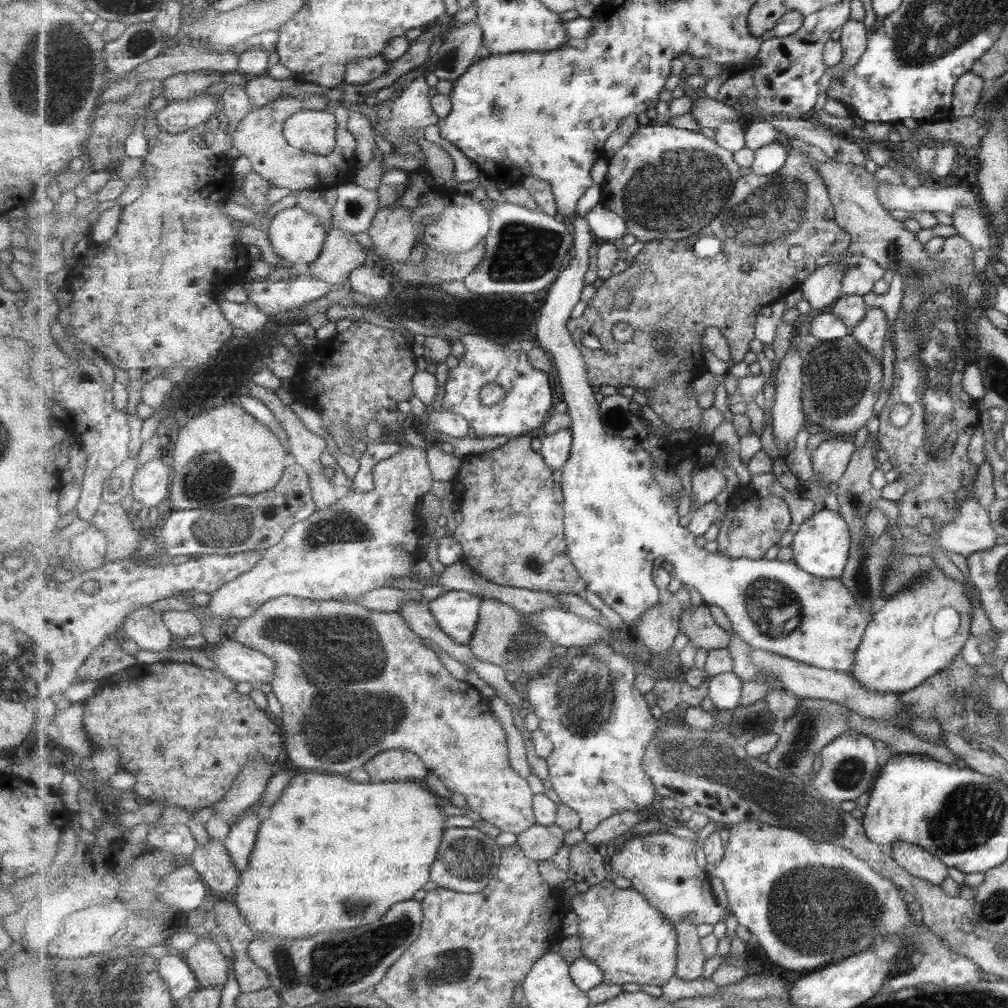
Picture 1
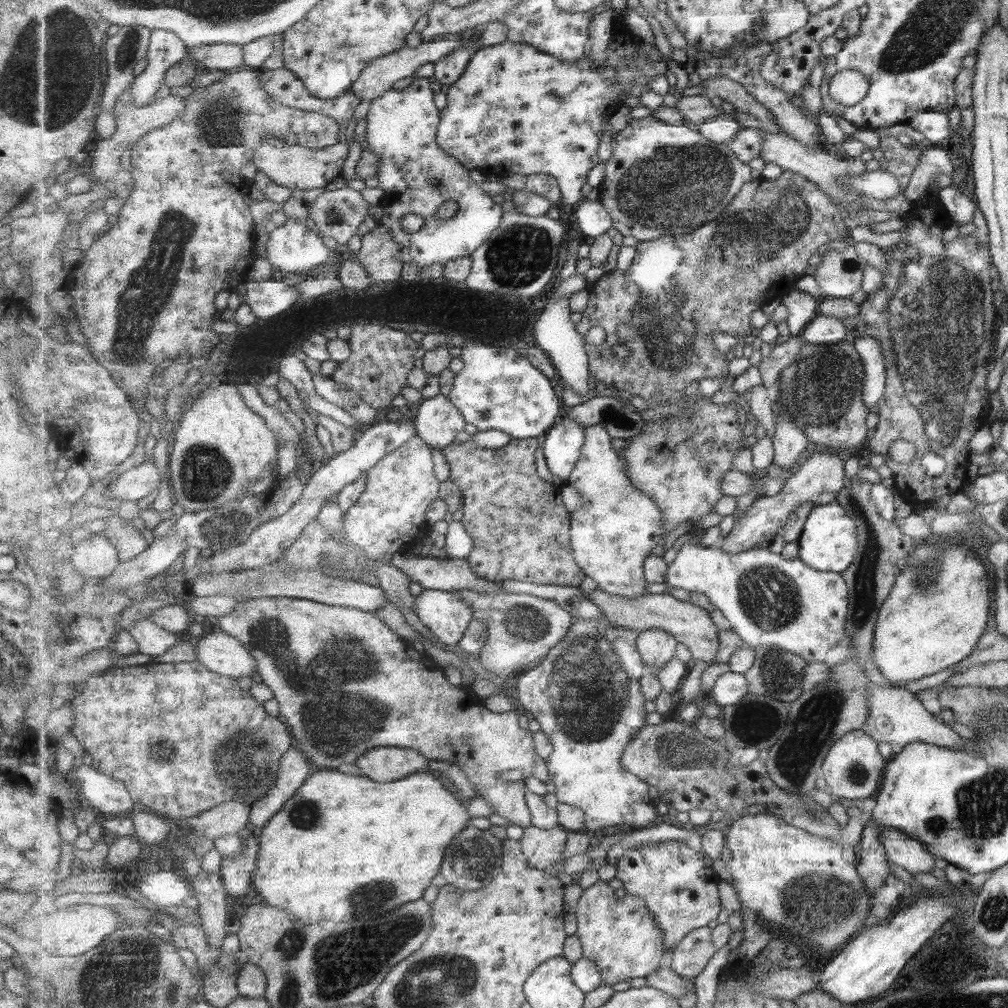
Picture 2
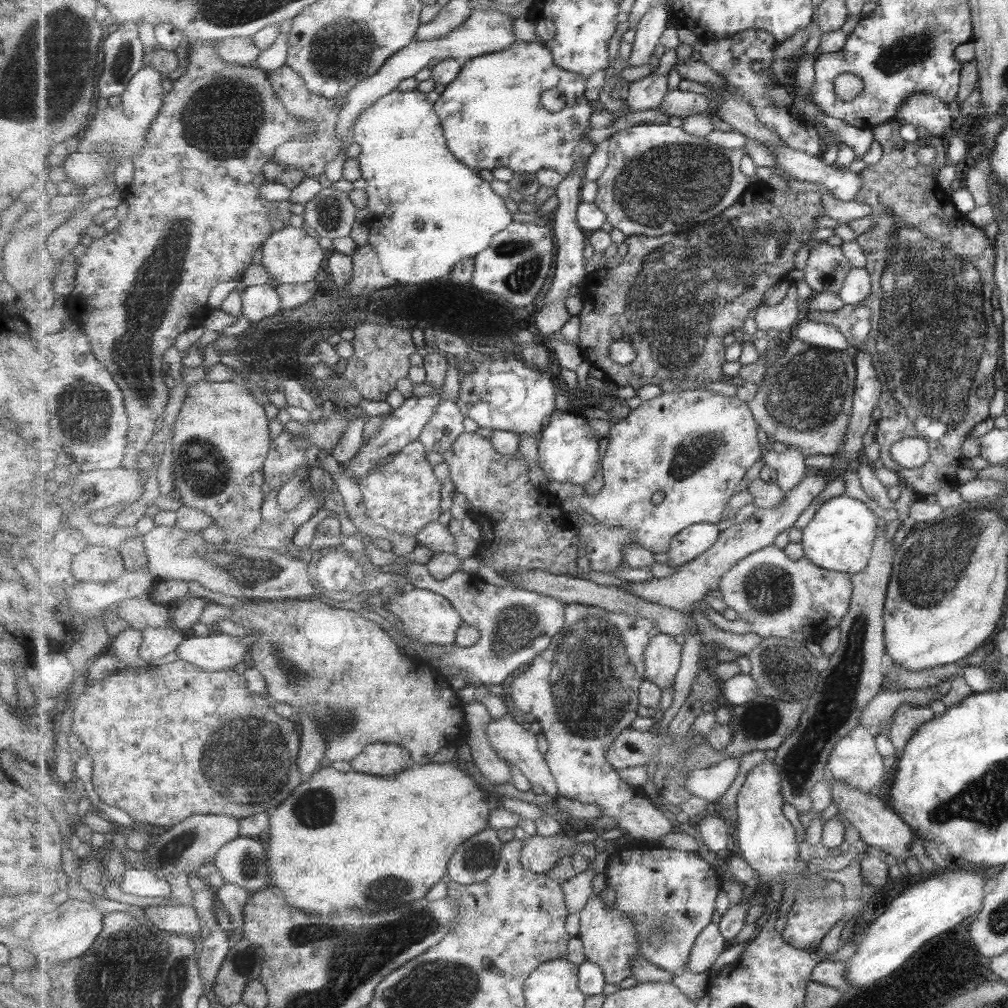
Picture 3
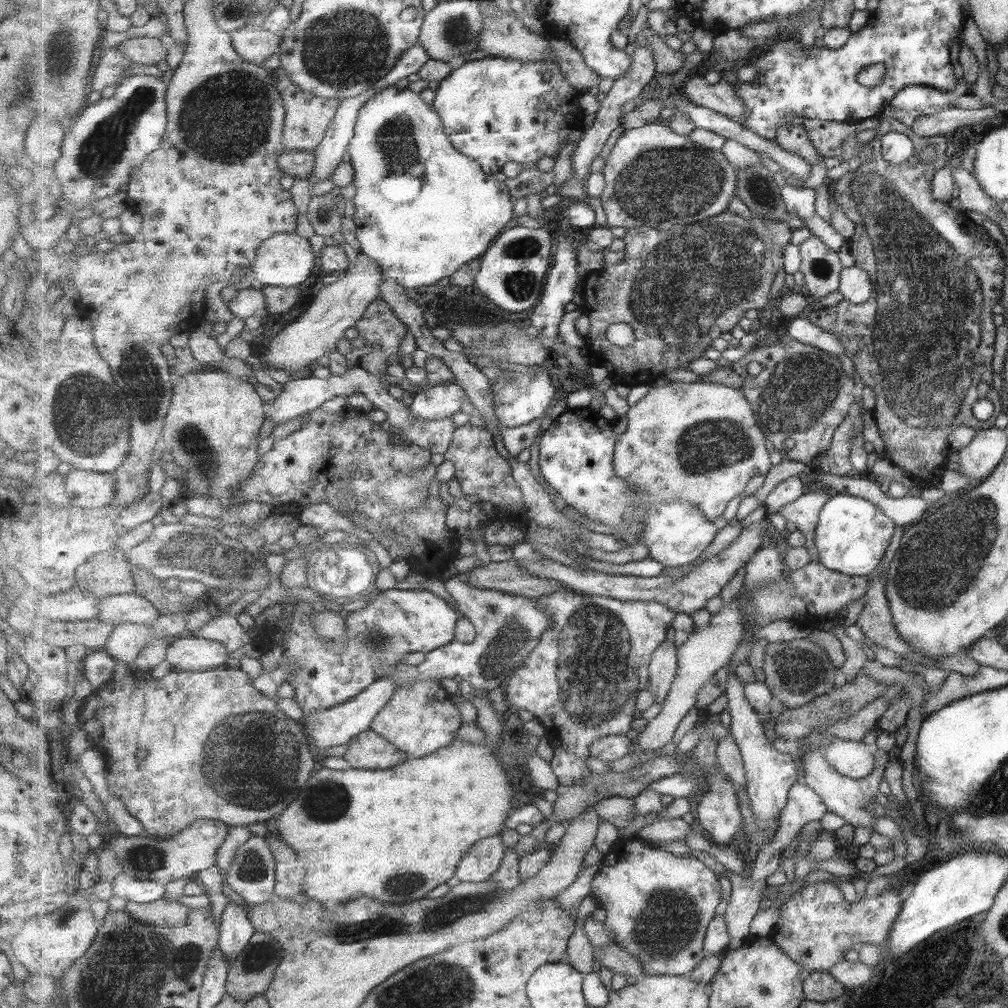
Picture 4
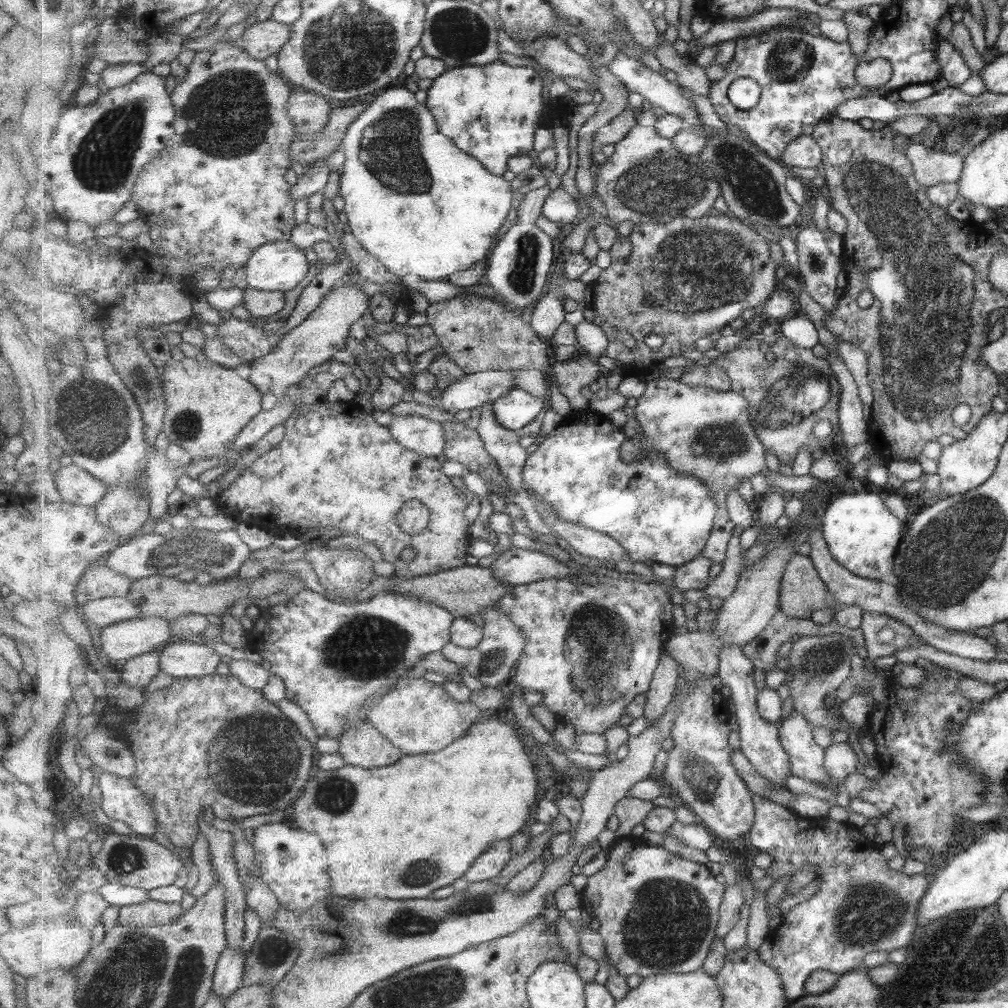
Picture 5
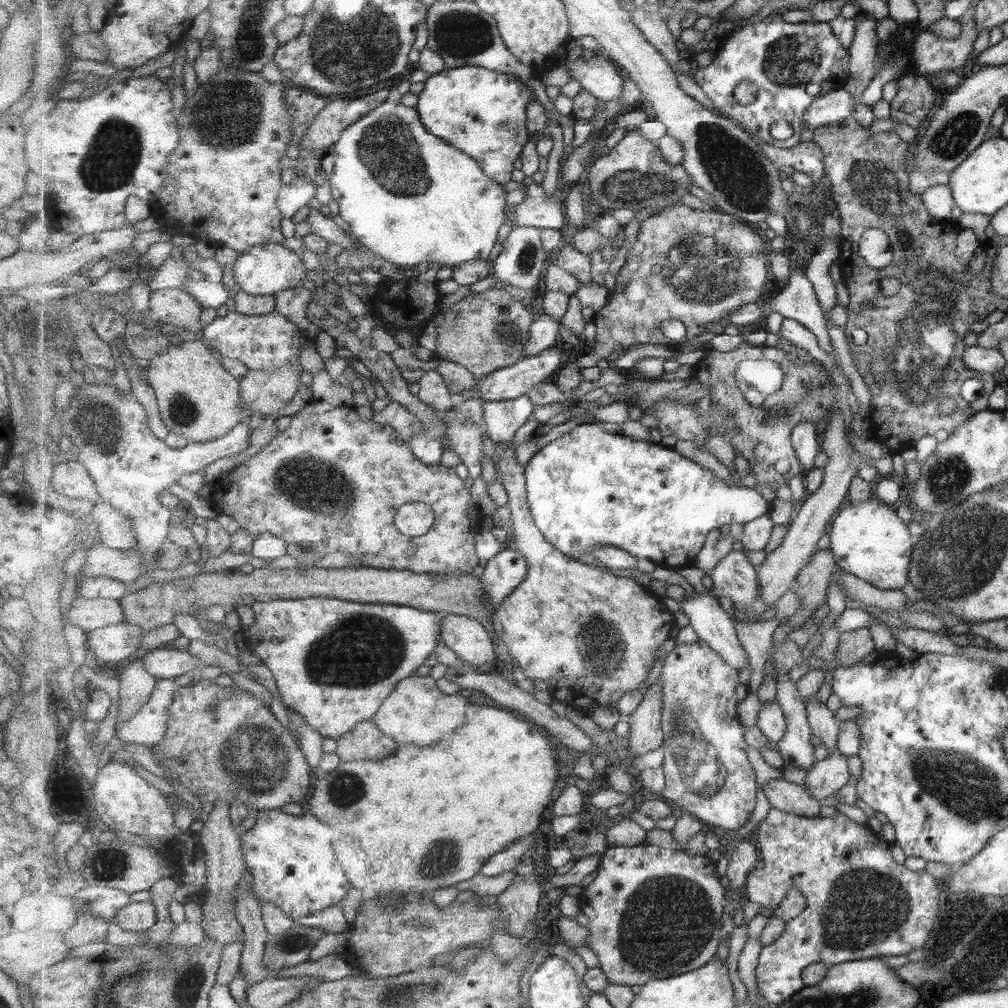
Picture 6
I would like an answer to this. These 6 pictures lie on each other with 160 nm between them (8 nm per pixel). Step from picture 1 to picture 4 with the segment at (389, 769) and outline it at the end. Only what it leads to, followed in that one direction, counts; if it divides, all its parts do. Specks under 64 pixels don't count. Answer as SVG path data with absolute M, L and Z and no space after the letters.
M373 728L353 738L348 748L344 758L355 769L395 768L409 760L405 752L397 749L397 746Z

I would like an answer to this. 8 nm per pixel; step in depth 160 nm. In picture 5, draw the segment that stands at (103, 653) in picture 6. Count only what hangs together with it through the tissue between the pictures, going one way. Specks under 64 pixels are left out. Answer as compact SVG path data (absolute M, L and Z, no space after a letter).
M142 617L102 629L101 651L110 661L126 662L170 644L171 623L159 617Z

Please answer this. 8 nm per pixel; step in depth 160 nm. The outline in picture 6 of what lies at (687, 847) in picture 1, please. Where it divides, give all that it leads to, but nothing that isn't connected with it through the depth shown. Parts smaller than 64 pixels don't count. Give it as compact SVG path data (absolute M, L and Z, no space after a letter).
M639 845L639 846L615 846L600 854L601 861L598 868L597 878L587 887L583 888L580 895L577 896L579 908L589 918L587 925L590 935L587 937L586 946L591 948L599 962L602 972L613 984L623 984L625 986L645 986L651 979L668 979L673 976L687 974L704 967L716 958L721 944L721 928L723 928L723 912L727 906L726 888L721 884L720 876L717 874L717 863L707 856L692 857L689 853L676 848L658 847L657 845Z

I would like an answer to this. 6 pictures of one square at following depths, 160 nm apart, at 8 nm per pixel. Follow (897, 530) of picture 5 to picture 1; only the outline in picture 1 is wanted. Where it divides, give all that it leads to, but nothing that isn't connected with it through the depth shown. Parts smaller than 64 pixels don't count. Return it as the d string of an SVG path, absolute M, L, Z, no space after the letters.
M820 509L805 523L799 526L791 548L794 550L794 560L805 572L813 576L825 578L840 578L848 562L848 551L851 549L851 534L848 523L840 511Z

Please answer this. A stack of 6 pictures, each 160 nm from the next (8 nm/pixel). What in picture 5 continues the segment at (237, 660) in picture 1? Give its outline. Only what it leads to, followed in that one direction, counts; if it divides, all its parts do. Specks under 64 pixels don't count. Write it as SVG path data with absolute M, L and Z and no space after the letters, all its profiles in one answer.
M180 641L162 647L160 667L174 679L202 678L217 672L221 656L200 641Z

